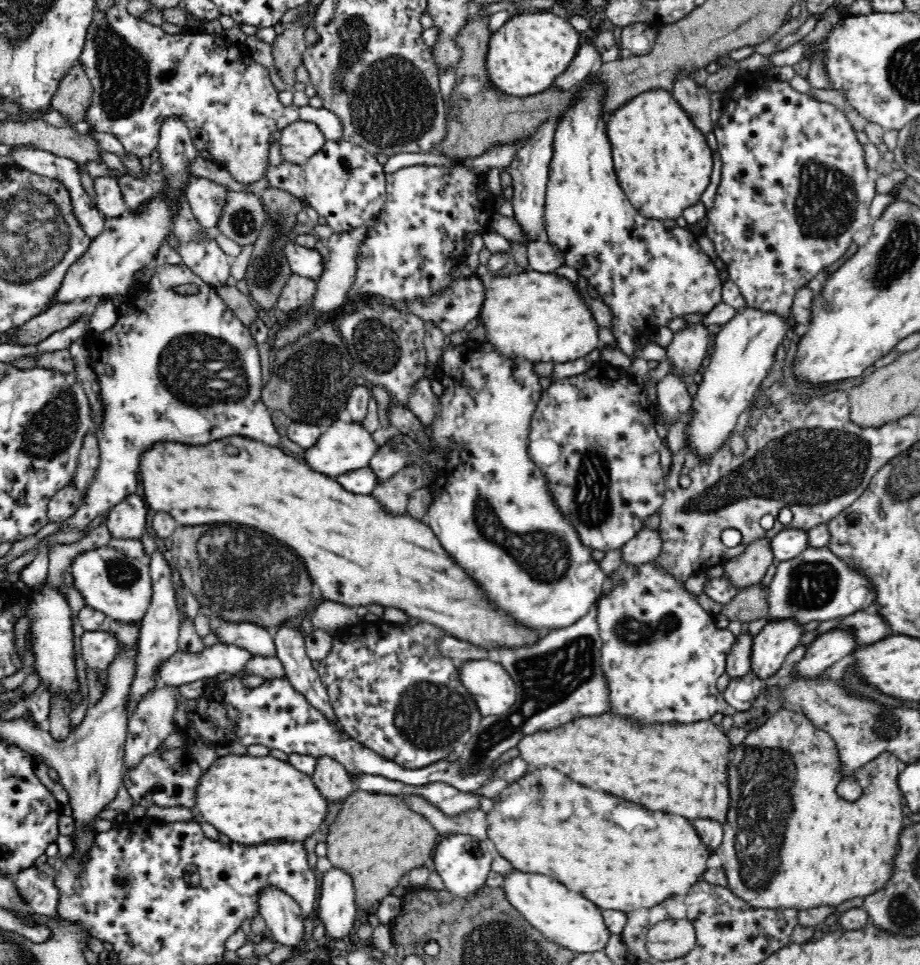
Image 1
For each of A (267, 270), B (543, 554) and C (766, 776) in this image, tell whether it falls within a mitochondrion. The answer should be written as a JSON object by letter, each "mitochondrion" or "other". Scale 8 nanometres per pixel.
{"A":"mitochondrion","B":"mitochondrion","C":"mitochondrion"}

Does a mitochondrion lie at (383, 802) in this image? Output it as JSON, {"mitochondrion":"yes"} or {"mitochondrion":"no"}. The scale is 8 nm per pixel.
{"mitochondrion":"no"}

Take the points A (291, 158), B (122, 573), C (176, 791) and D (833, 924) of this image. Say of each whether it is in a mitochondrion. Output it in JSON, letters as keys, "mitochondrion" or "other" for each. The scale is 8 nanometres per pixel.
{"A":"other","B":"mitochondrion","C":"other","D":"other"}

